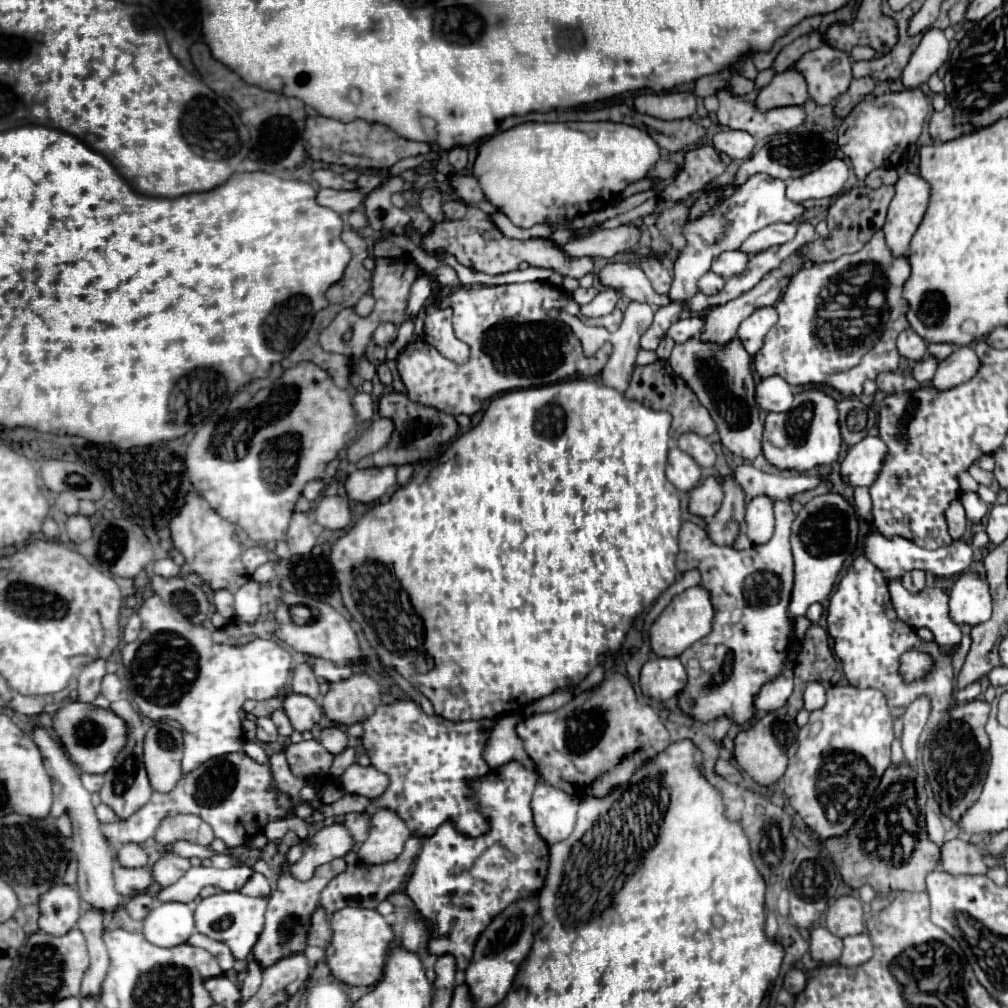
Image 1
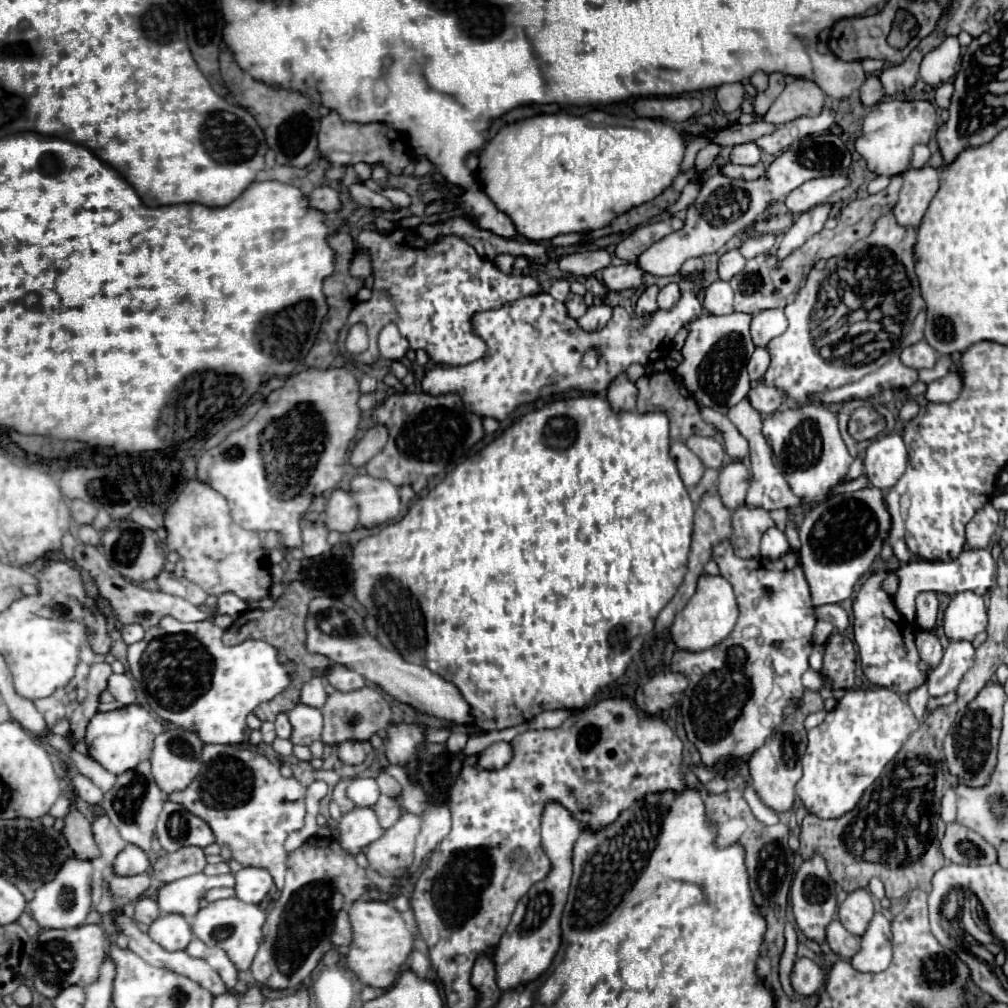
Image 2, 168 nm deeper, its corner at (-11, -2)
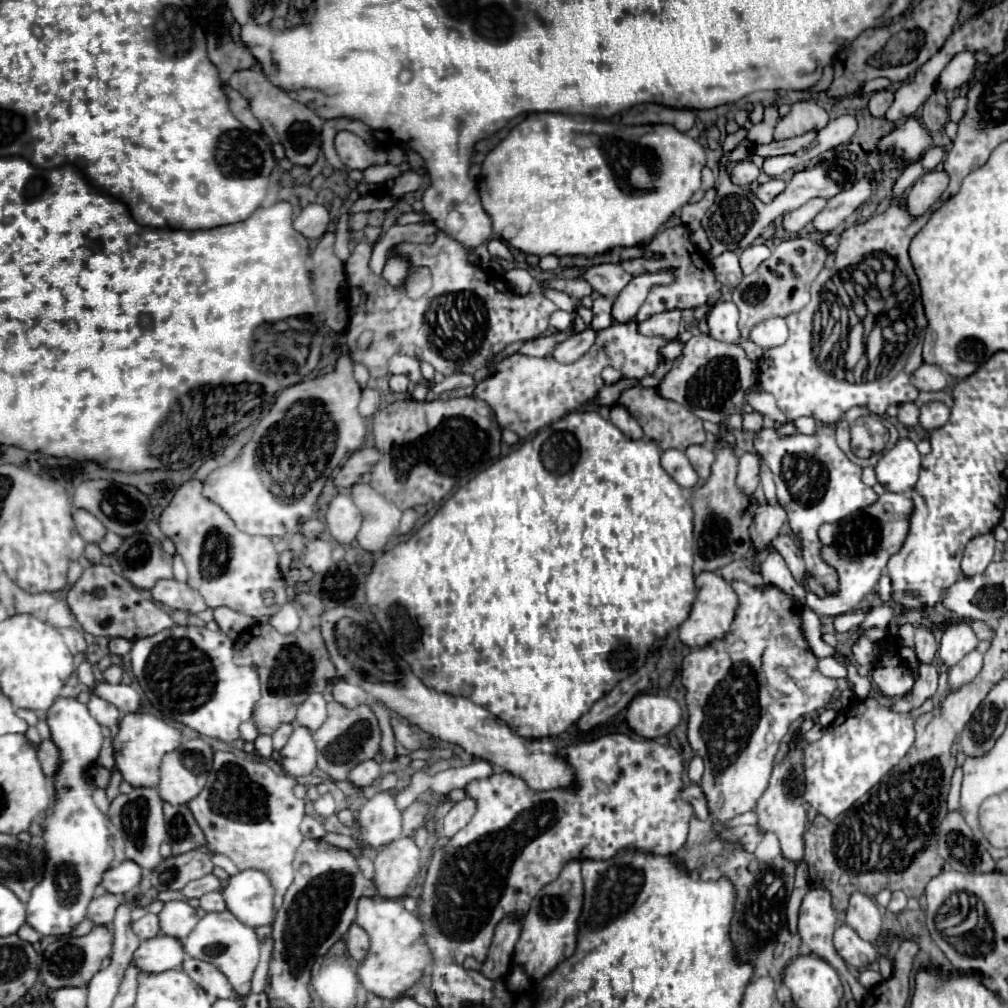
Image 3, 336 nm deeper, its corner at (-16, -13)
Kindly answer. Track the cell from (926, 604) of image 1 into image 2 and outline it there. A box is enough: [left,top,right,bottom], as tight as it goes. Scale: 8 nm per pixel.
[929,641,975,697]

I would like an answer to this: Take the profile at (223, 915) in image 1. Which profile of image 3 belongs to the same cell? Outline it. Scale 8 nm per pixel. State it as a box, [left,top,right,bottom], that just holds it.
[184,912,260,996]

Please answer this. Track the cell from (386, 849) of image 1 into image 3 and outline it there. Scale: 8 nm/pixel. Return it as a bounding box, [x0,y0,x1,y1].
[374,838,422,898]

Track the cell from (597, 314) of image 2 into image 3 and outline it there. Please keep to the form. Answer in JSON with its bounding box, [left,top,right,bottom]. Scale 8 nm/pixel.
[552,326,598,362]

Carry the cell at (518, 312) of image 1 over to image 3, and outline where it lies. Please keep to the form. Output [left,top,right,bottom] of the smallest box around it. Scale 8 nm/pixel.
[472,324,670,438]

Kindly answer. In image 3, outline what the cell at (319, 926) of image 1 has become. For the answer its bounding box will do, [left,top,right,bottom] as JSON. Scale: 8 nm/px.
[344,924,368,962]

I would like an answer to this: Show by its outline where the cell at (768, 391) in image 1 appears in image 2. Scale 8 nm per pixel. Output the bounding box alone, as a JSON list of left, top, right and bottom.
[747,383,785,415]

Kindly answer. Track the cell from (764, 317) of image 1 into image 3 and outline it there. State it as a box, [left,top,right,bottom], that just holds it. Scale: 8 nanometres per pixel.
[750,318,788,350]

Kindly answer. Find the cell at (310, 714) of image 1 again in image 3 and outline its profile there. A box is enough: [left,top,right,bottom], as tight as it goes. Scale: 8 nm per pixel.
[280,726,318,776]

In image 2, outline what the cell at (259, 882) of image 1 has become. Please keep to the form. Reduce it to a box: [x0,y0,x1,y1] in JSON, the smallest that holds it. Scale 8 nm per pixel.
[235,867,273,903]

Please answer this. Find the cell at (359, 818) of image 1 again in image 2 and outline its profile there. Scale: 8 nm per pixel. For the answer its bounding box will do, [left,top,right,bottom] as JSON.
[375,795,403,829]

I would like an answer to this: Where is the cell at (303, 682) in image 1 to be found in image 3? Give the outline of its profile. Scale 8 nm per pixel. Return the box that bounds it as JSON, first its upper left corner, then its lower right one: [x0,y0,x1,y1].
[294,692,326,732]

